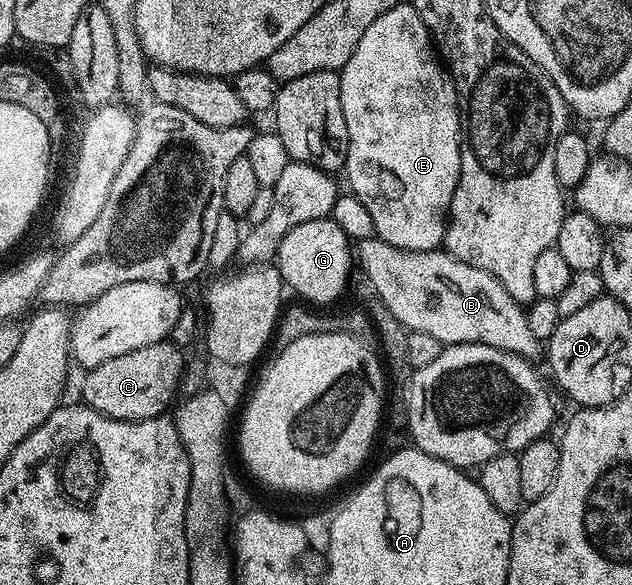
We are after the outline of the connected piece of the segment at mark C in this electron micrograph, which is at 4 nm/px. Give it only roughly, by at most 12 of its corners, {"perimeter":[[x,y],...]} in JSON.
{"perimeter":[[167,340],[85,371],[81,401],[109,418],[161,418],[188,358]]}

